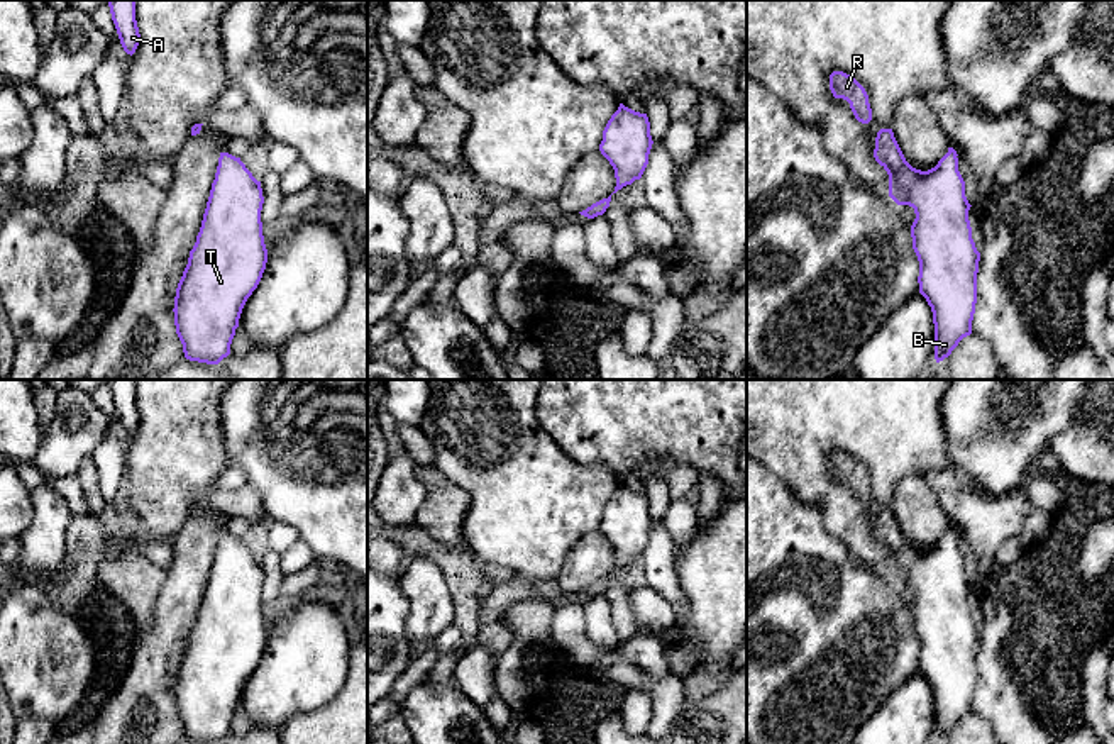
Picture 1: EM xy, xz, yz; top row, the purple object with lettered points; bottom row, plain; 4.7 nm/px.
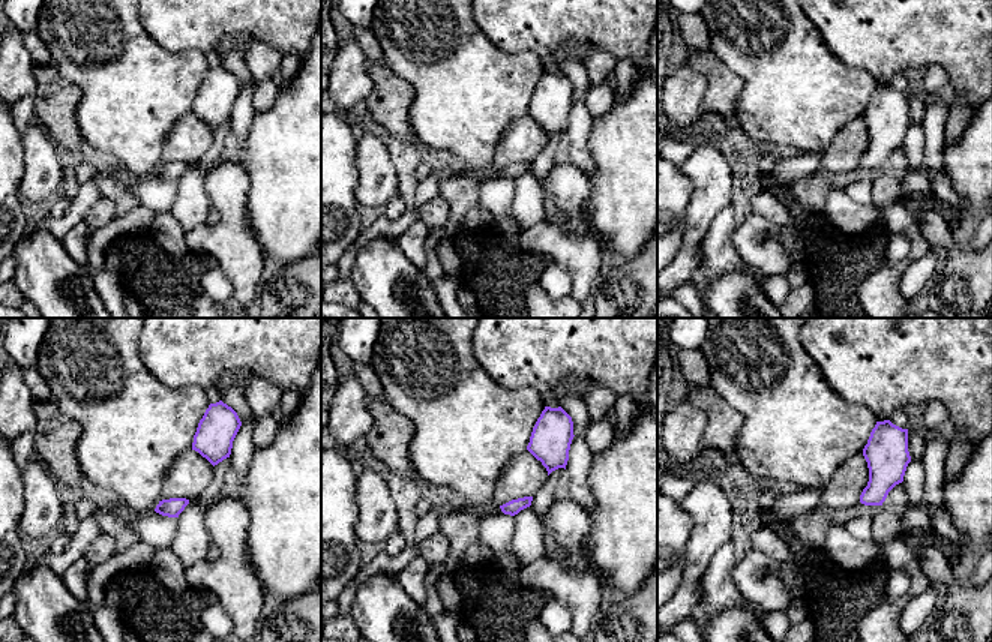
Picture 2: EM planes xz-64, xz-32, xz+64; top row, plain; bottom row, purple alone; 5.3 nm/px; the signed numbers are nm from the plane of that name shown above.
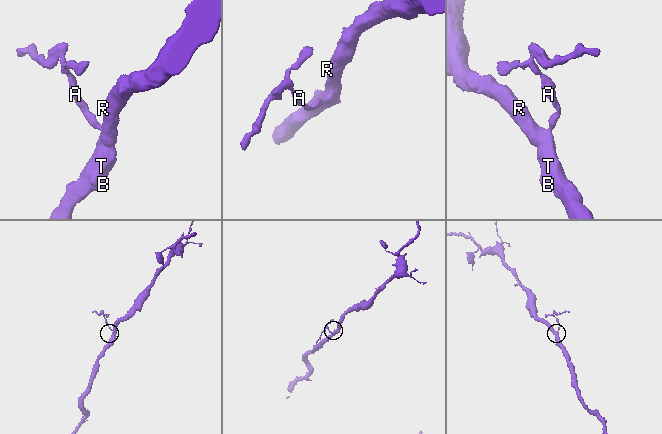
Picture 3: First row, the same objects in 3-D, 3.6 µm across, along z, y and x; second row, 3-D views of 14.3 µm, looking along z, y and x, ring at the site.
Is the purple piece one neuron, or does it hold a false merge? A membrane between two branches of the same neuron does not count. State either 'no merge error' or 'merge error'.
no merge error

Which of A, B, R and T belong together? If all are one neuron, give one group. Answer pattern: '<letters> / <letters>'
A B R T

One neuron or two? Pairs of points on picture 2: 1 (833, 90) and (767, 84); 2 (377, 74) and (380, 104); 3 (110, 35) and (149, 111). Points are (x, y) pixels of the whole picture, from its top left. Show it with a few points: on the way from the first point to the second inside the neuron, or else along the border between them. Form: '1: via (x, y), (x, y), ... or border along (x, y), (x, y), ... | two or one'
1: via (817, 90), (797, 90), (791, 84), (784, 84) | one
2: via (383, 81), (383, 96) | one
3: via (110, 54), (132, 87), (132, 92) | one

